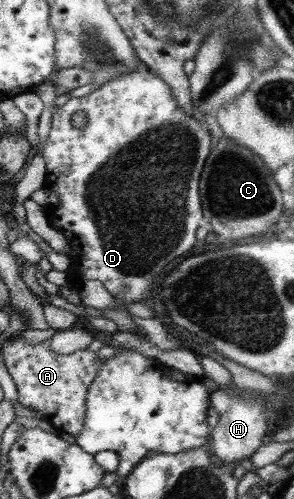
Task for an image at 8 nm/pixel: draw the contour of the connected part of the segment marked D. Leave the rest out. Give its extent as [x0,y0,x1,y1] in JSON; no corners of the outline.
[42,68,210,304]

